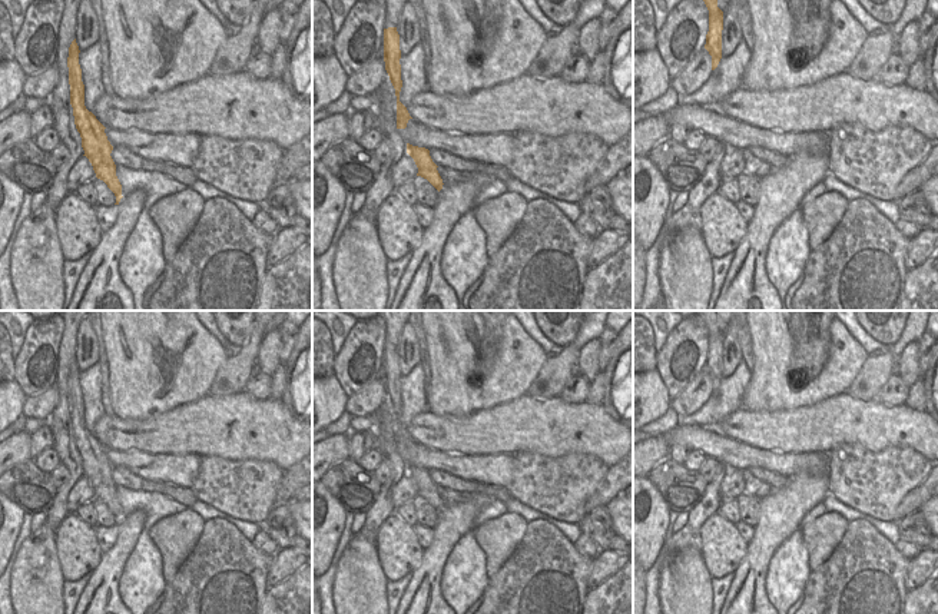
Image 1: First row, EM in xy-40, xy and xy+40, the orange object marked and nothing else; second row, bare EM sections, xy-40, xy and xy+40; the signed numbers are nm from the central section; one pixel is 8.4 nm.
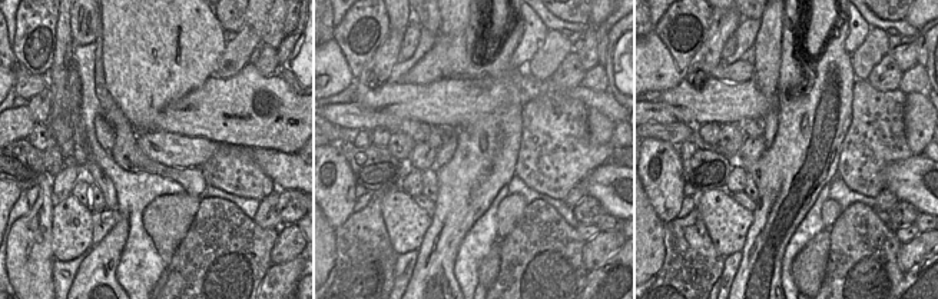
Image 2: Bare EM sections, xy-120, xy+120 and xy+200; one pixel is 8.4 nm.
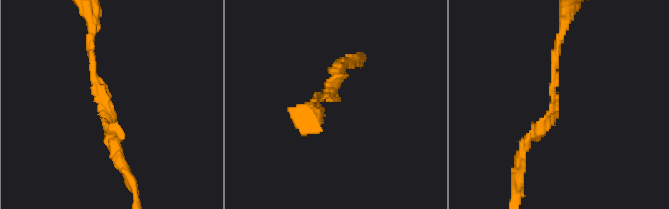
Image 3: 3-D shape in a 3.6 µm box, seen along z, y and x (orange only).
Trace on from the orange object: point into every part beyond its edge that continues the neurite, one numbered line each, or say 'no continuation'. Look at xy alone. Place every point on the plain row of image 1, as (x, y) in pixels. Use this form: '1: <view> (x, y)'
no continuation

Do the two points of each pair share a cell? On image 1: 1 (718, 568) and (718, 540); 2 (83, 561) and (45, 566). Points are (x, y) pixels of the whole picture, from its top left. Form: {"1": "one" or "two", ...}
{"1": "one", "2": "two"}

